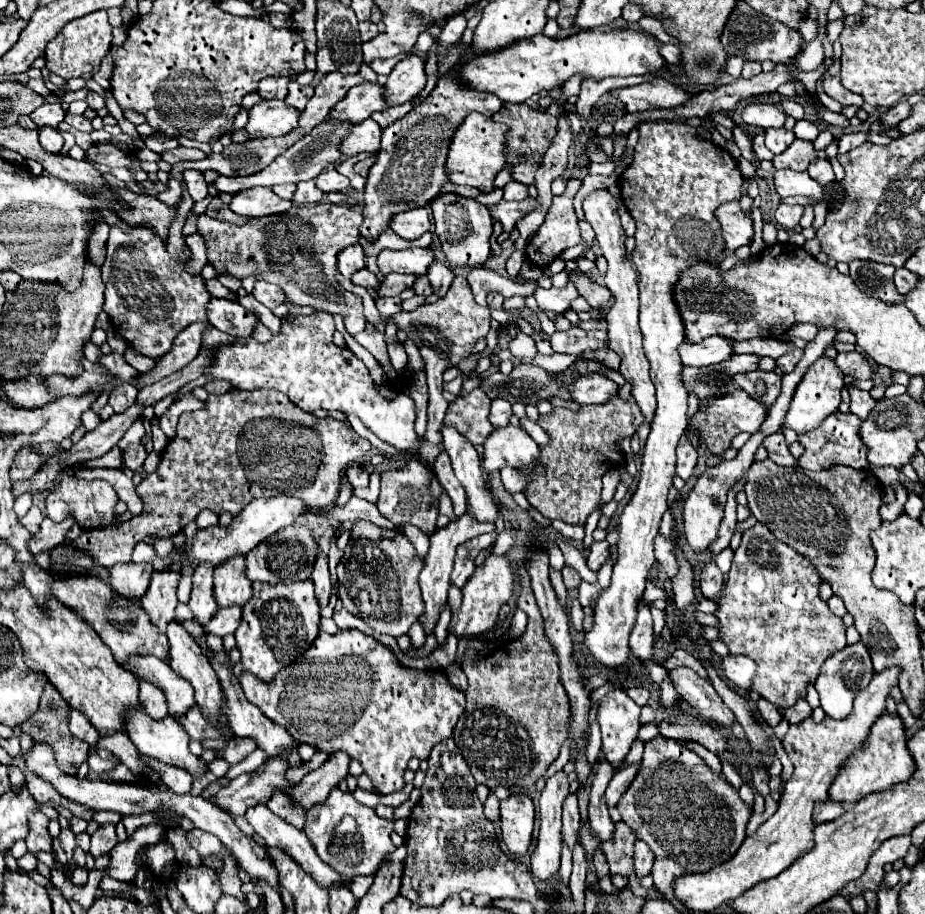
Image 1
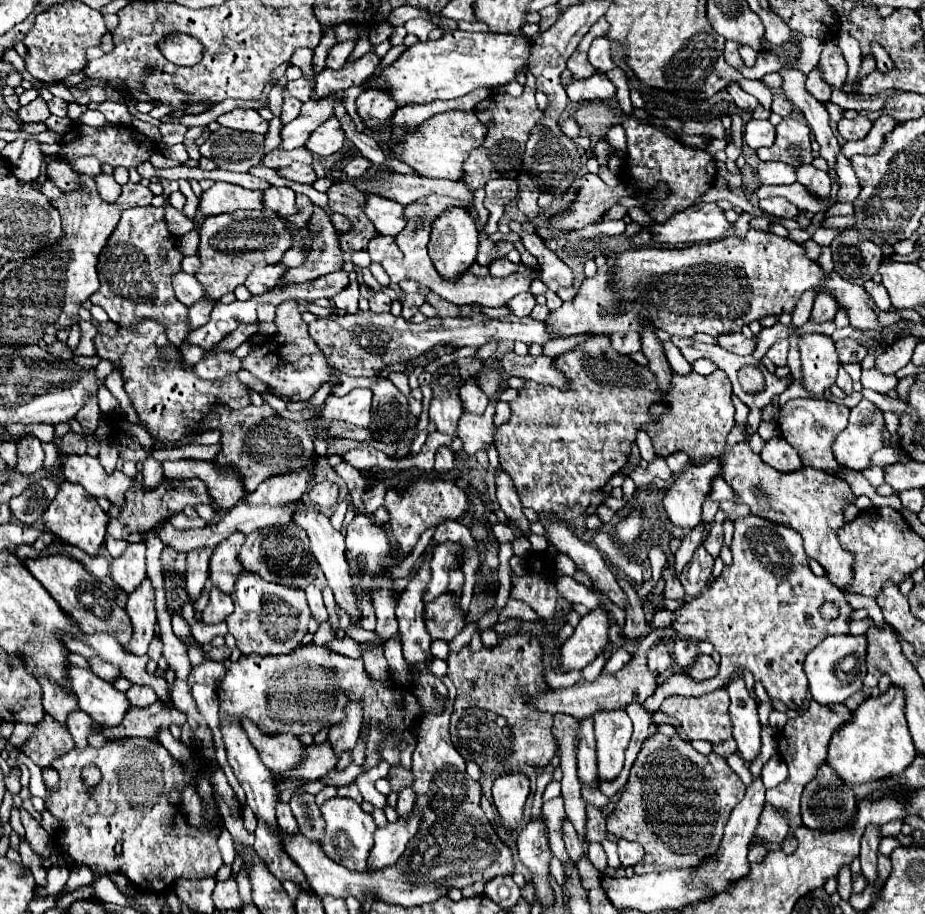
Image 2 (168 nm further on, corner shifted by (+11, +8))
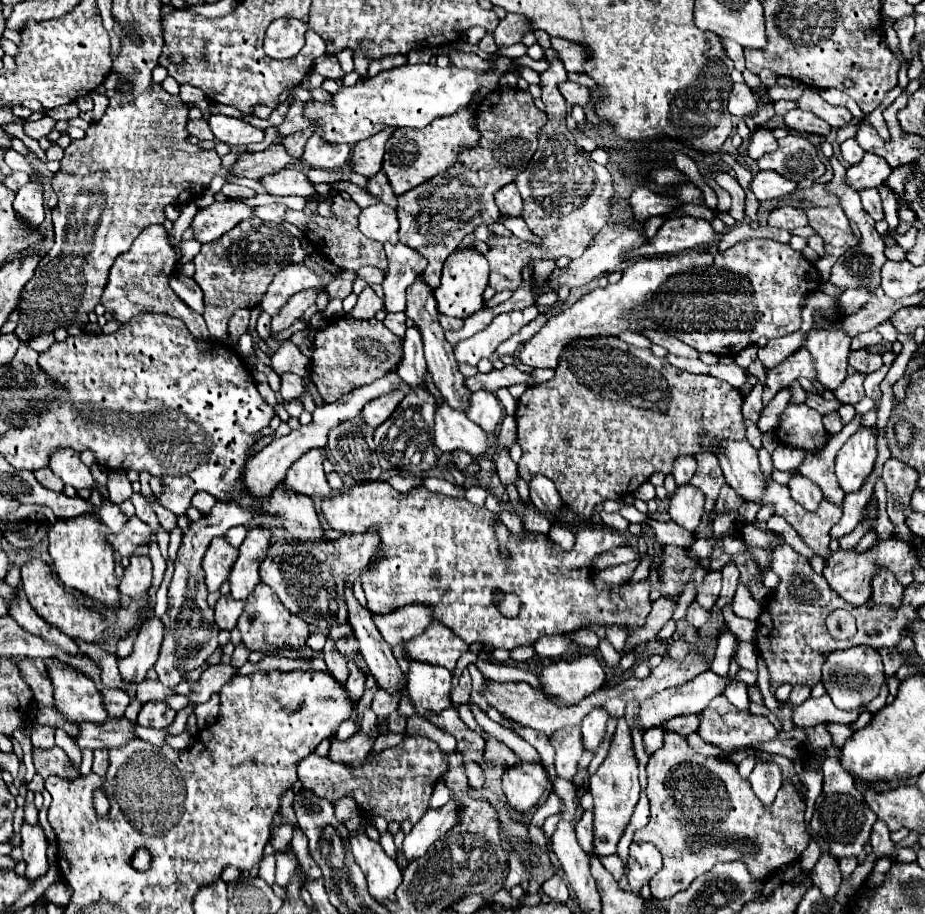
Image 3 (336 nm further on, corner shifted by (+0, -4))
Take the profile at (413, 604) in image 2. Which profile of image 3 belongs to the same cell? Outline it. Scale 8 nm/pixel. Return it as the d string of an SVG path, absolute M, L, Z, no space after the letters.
M420 661L410 663L408 695L420 717L424 717L426 711L442 711L450 707L450 679L452 673L446 667Z

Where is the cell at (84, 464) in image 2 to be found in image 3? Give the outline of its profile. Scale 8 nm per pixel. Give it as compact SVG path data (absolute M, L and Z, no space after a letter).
M62 449L50 457L50 469L76 491L80 489L96 489L98 483L92 477L88 465L84 465L74 449Z

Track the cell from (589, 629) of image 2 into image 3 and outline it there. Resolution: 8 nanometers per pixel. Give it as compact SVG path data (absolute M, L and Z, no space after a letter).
M596 653L582 655L572 663L566 659L554 661L540 675L542 691L562 705L578 703L582 697L600 689L604 679L604 663Z

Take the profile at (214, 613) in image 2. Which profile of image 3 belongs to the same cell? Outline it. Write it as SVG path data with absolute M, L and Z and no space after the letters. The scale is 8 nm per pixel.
M222 595L214 609L216 627L232 631L236 627L238 617L242 615L242 611L244 611L244 601L236 601L236 599L232 599L232 595Z

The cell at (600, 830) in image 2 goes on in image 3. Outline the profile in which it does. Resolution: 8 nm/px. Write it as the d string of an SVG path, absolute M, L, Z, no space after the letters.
M584 811L582 819L578 821L576 825L576 835L578 835L578 843L580 847L586 851L586 853L592 853L594 851L594 815L592 811Z

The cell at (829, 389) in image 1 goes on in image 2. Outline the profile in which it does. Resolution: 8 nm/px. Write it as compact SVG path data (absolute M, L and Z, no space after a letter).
M821 333L801 335L797 339L797 349L803 363L803 387L811 395L819 395L829 389L835 383L837 369L841 365L833 339Z

